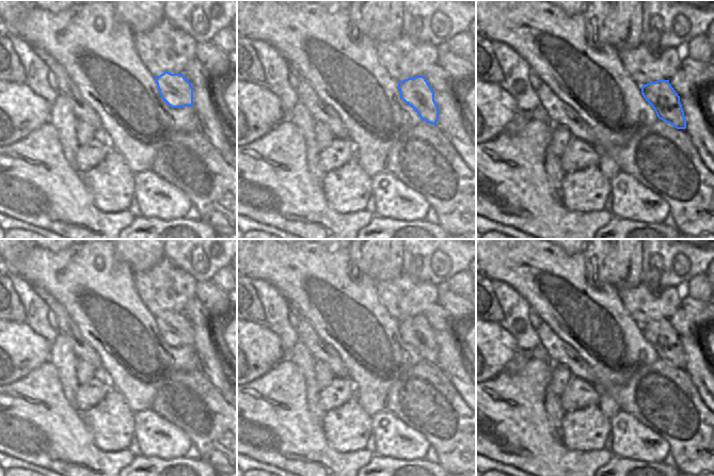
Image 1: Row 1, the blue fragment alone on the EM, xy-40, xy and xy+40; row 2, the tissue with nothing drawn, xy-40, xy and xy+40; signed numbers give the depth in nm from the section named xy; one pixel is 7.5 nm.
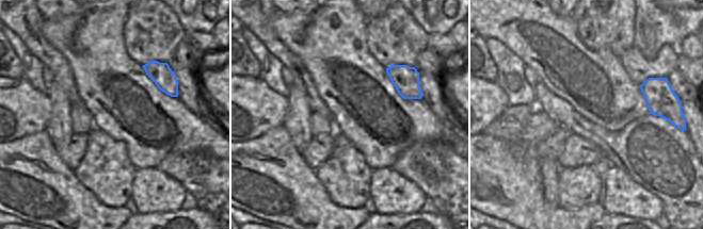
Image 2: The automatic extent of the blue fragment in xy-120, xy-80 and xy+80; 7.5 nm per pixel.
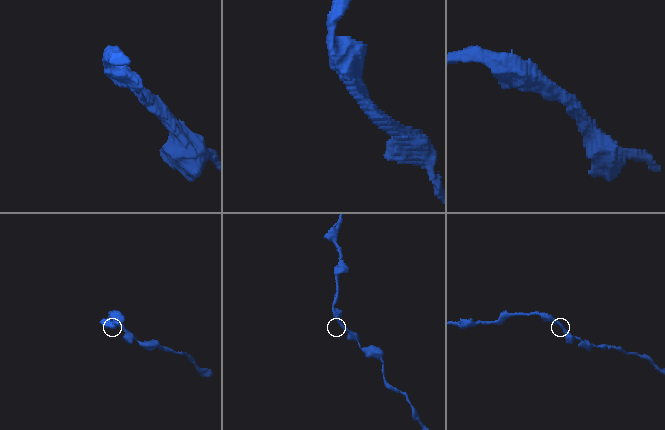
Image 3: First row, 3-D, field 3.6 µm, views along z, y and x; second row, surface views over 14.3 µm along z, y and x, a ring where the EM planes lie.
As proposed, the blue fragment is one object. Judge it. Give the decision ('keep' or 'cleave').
keep

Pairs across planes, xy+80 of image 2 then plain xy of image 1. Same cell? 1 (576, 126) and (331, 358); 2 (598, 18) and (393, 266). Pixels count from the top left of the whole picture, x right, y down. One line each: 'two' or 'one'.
1: one
2: one

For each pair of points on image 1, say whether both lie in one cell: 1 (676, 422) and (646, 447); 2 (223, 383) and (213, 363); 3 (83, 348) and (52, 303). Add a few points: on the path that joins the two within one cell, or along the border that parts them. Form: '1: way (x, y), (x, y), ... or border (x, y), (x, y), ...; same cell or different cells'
1: border (638, 421), (657, 433), (668, 444), (669, 450); different cells
2: way (218, 378), (213, 368); same cell
3: way (74, 337), (62, 315); same cell

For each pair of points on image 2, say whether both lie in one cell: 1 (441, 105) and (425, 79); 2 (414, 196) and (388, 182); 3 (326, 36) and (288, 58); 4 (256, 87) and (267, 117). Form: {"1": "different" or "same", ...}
{"1": "same", "2": "same", "3": "different", "4": "same"}

